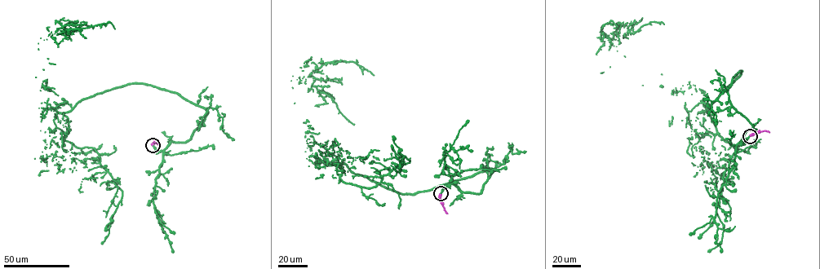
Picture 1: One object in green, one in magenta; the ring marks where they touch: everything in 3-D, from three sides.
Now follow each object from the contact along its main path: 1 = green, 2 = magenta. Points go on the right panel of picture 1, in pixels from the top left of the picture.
1: (750, 135), (727, 90), (742, 71), (709, 108), (694, 85), (642, 85), (613, 32), (664, 24)
2: (750, 135), (764, 130), (769, 132)

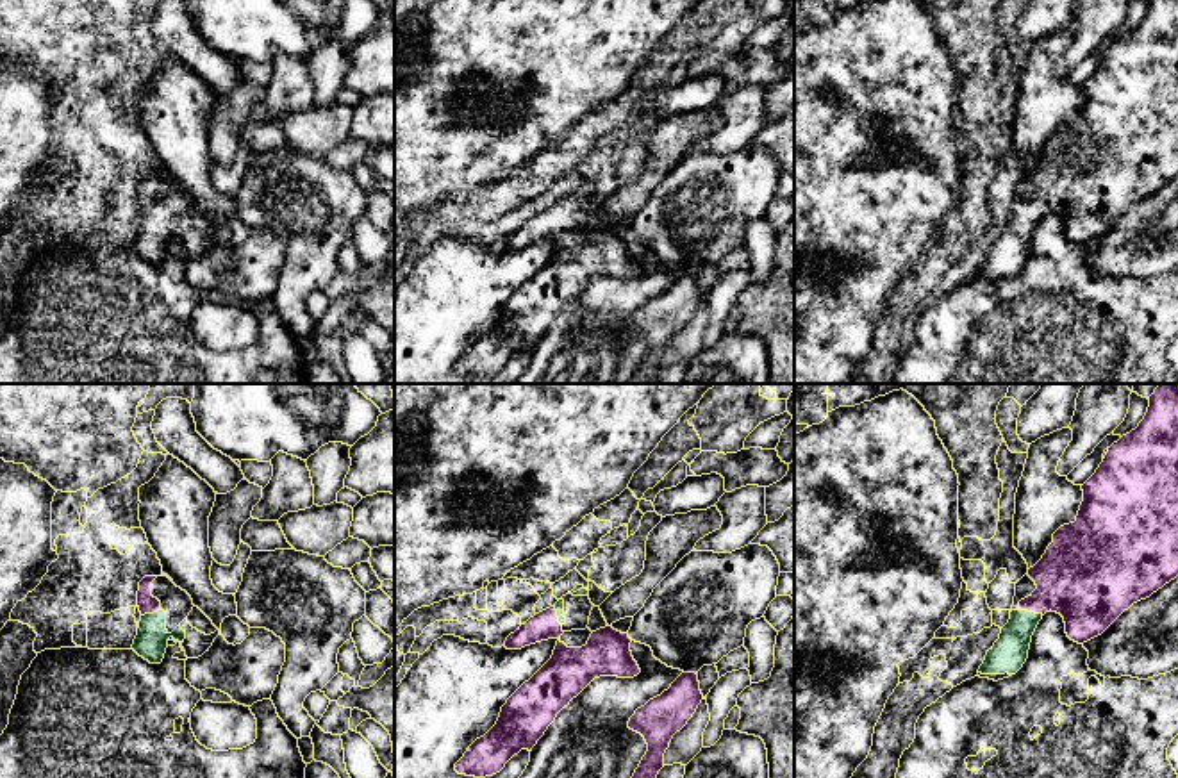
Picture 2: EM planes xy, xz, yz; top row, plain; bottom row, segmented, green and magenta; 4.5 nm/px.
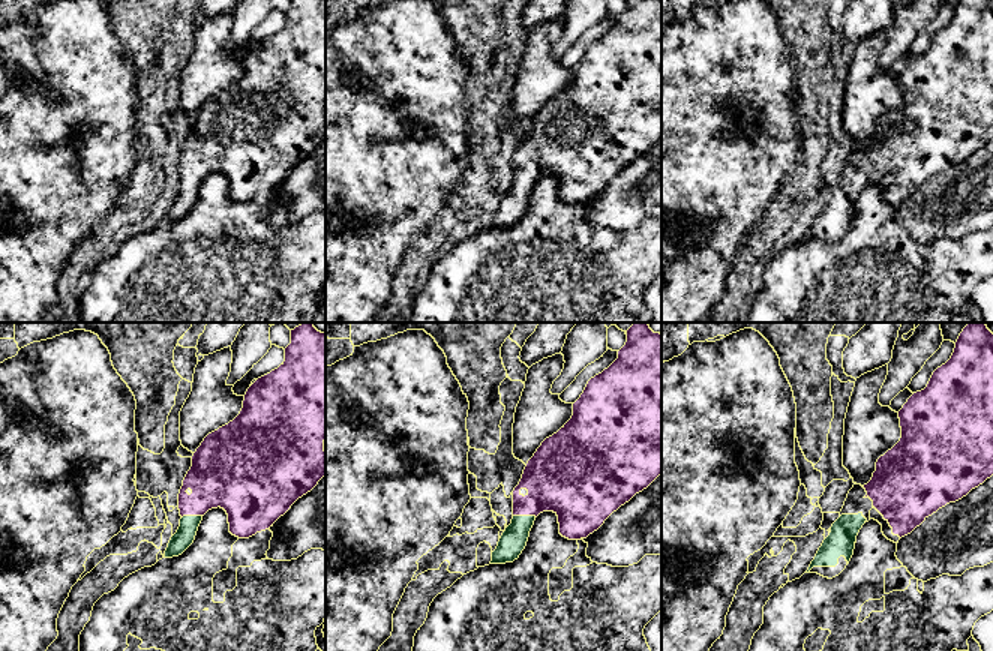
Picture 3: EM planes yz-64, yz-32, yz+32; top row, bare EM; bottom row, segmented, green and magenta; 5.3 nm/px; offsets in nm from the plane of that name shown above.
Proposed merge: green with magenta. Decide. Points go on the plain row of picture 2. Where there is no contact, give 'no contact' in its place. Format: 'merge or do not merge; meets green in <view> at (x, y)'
merge; meets green in yz at (1032, 213)

